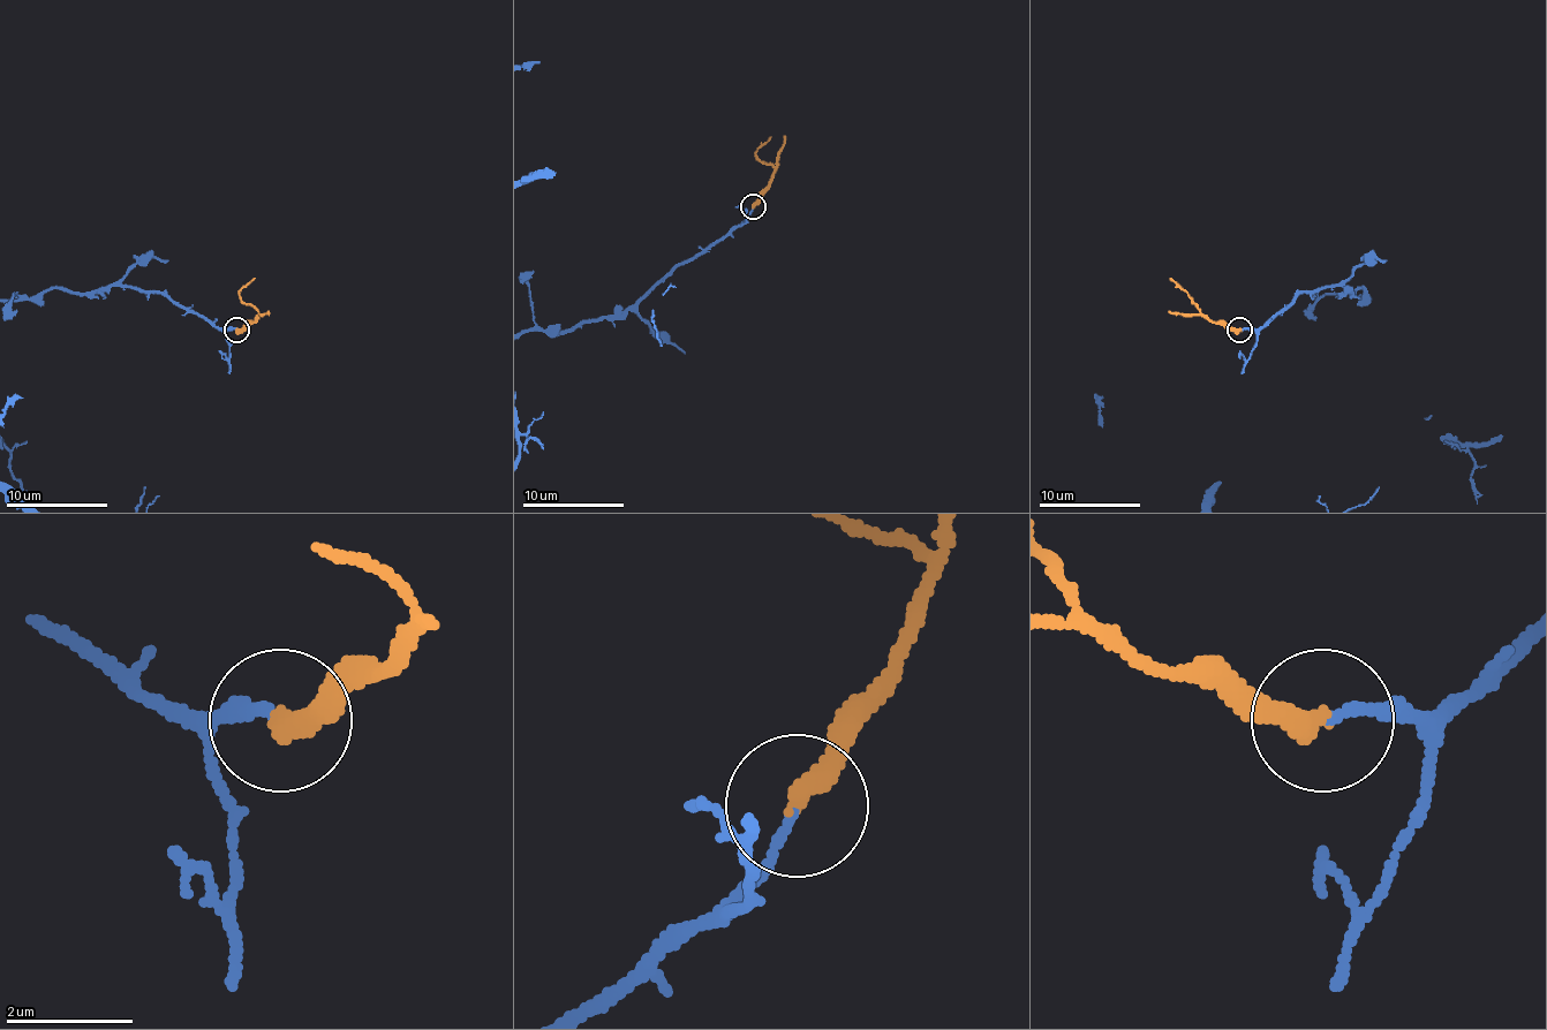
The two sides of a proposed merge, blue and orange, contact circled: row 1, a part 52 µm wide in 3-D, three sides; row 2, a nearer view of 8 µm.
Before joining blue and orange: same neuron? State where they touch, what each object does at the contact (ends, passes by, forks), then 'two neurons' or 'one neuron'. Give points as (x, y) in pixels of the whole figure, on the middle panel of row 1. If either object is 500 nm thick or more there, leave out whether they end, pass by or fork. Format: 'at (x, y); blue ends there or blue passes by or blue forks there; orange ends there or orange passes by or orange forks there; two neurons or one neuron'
at (753, 206); blue ends there; orange ends there; one neuron

